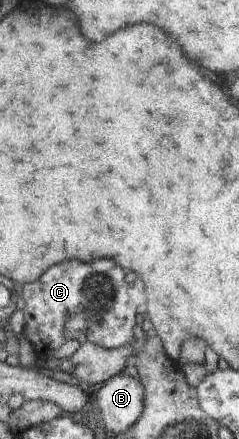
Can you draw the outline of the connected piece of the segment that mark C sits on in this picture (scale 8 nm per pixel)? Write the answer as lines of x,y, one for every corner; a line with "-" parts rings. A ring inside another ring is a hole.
80,260
74,262
64,262
60,266
54,266
52,270
48,270
48,274
44,274
39,281
28,283
24,289
25,306
25,326
24,333
34,343
37,348
37,354
40,357
58,358
58,360
66,360
72,358
82,348
82,342
76,338
68,338
66,336
66,324
72,316
84,314
86,322
88,322
88,330
86,330
85,340
96,346
102,346
106,349
116,349
122,346
133,346
134,344
134,318
136,318
136,306
130,304
128,298
128,286
124,282
124,270
120,270
120,266
114,260
96,260
96,262
88,262
82,264

